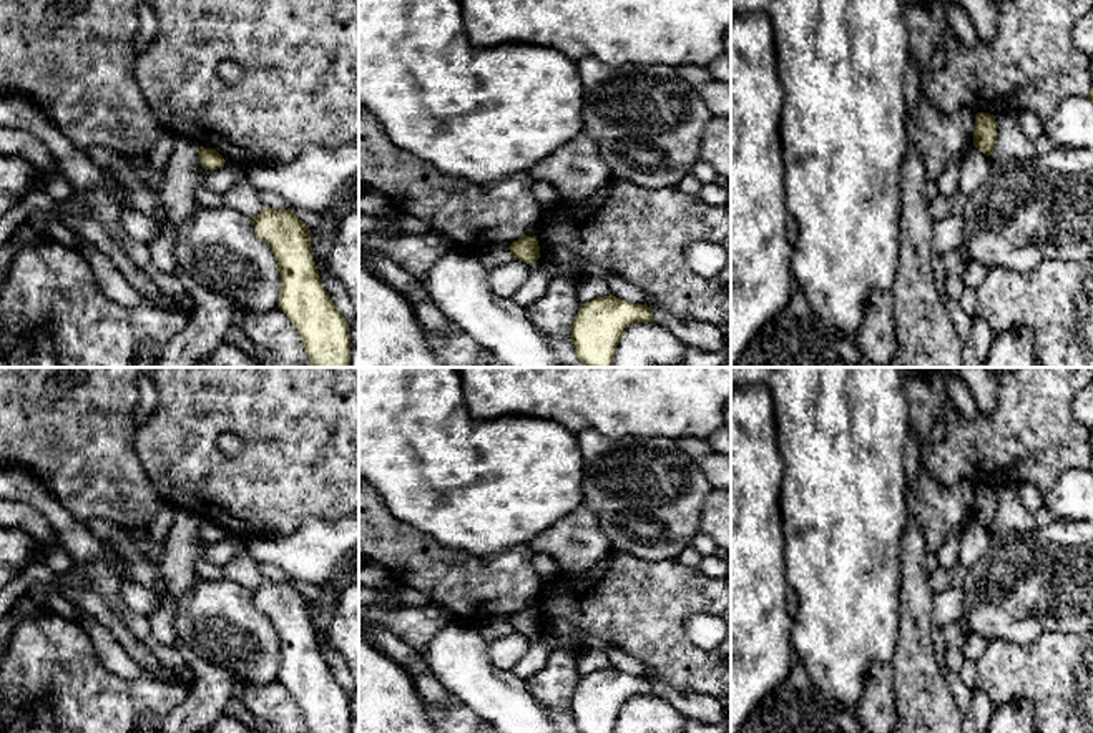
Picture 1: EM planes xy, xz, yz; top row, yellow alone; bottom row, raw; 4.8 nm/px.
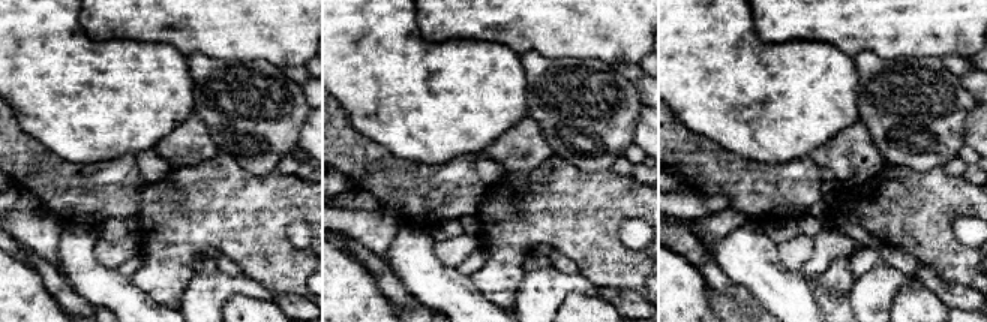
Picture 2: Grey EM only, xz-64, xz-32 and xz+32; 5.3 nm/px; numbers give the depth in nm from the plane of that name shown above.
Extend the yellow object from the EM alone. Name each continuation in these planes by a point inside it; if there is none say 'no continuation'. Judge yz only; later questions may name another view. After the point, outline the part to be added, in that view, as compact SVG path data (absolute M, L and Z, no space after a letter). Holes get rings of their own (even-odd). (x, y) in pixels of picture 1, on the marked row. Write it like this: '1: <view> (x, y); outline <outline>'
no continuation

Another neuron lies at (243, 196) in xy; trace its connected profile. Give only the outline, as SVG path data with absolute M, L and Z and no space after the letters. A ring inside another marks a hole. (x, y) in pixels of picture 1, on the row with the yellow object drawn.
M248 176L221 196L223 206L233 208L249 218L256 218L264 206L259 199L259 189L249 181Z

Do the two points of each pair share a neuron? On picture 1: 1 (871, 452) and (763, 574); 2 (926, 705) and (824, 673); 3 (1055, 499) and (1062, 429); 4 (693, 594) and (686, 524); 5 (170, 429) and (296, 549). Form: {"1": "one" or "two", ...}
{"1": "two", "2": "two", "3": "two", "4": "two", "5": "two"}

